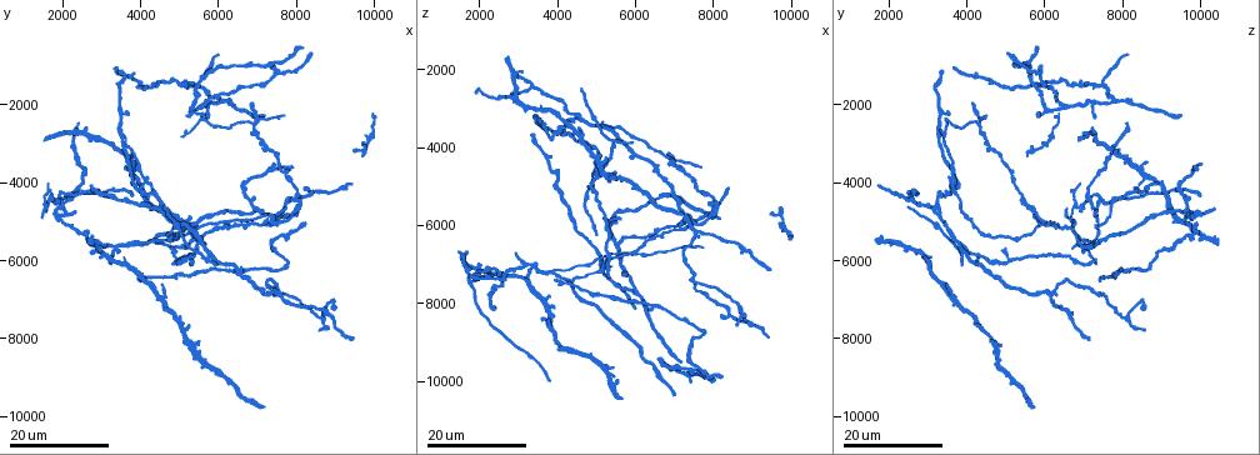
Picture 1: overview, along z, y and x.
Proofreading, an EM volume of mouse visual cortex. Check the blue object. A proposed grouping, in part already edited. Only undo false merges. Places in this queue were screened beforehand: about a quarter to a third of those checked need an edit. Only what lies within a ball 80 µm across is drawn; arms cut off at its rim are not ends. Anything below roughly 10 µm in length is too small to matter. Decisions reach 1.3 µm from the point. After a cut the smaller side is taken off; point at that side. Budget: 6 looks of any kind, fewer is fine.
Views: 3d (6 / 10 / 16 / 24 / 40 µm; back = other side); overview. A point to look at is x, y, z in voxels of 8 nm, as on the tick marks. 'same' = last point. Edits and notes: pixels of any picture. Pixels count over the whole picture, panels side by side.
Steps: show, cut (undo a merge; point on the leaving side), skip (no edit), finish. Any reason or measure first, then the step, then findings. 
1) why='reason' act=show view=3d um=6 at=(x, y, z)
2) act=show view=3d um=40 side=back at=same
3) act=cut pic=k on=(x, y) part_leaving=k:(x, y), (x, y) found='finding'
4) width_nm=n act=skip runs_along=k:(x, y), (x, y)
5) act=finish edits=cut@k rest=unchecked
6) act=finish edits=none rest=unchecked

why='a fork' act=show view=3d um=24 at=(6050, 1900, 7700)

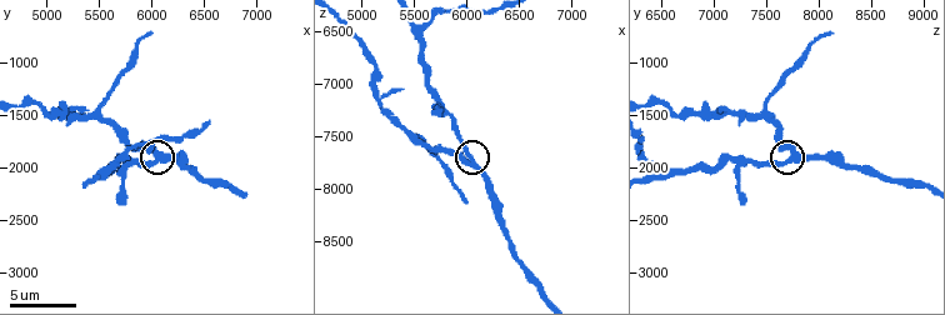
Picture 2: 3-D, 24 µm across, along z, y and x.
why='closer look' act=show view=3d um=10 at=(6060, 1920, 7740)

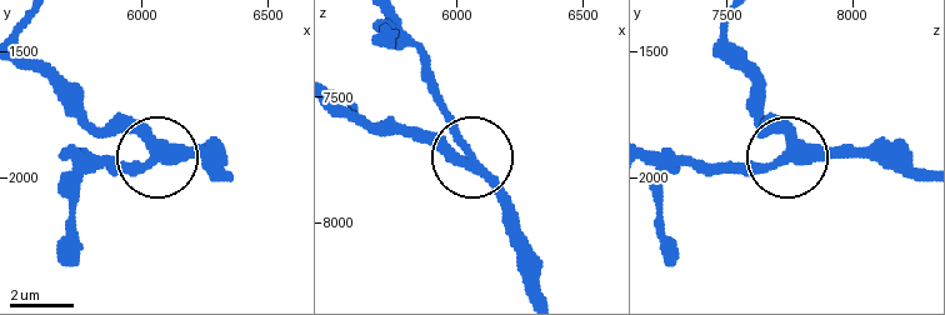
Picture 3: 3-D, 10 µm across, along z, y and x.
act=show view=3d um=6 at=(6050, 1920, 7730)

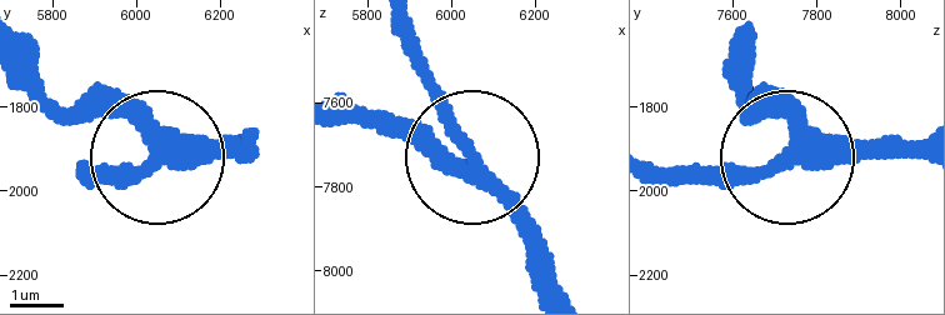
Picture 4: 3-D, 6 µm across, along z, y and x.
width_nm=290 act=skip runs_along=4:(33, 78), (60, 100), (114, 109), (158, 159), (256, 159) found='all the same neuron'

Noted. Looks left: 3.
why='four arms meet' act=show view=3d um=24 at=(7550, 6900, 6200)

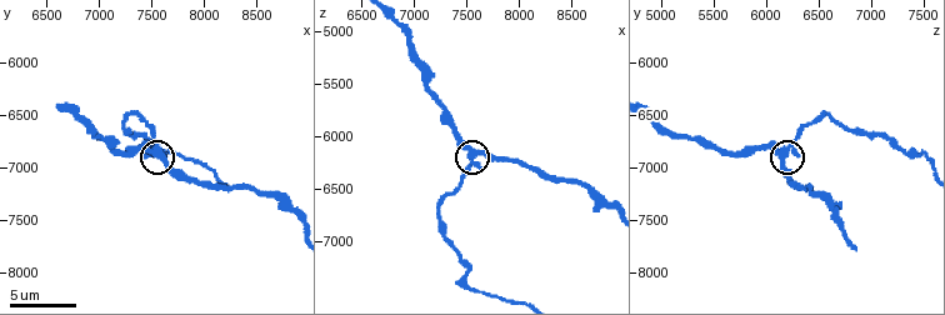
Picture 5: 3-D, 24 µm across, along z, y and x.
act=show view=3d um=6 at=(7580, 6840, 6180)

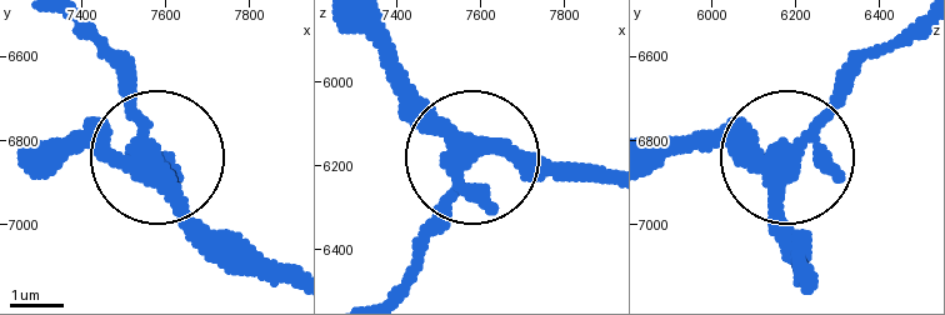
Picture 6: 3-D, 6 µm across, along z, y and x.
act=show view=3d um=6 side=back at=(7565, 6860, 6170)

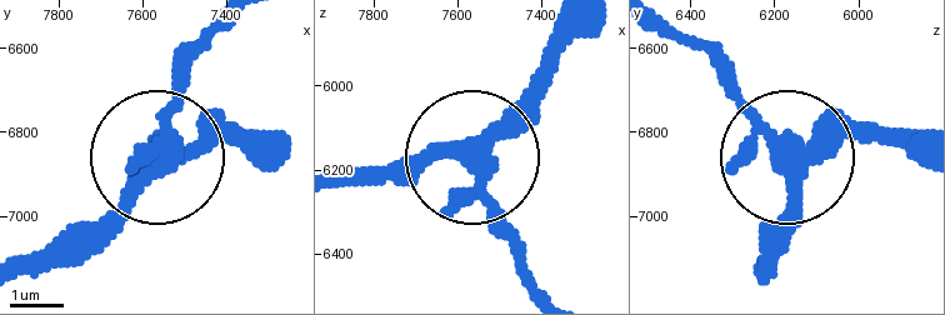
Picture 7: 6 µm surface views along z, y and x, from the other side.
width_nm=360 act=skip runs_along=7:(588, 33), (471, 149), (364, 168) found='one neuron here'

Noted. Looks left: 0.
act=finish edits=none rest=unchecked

